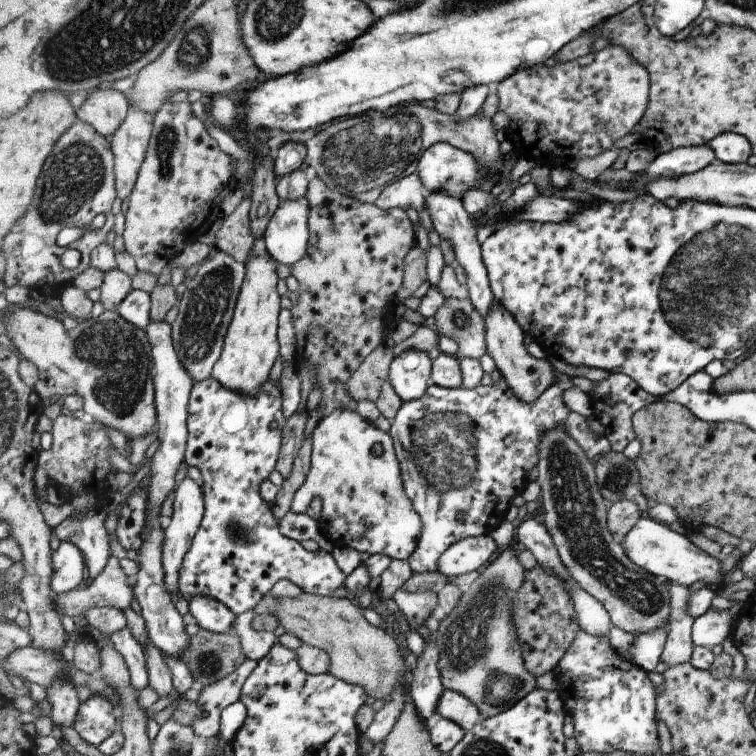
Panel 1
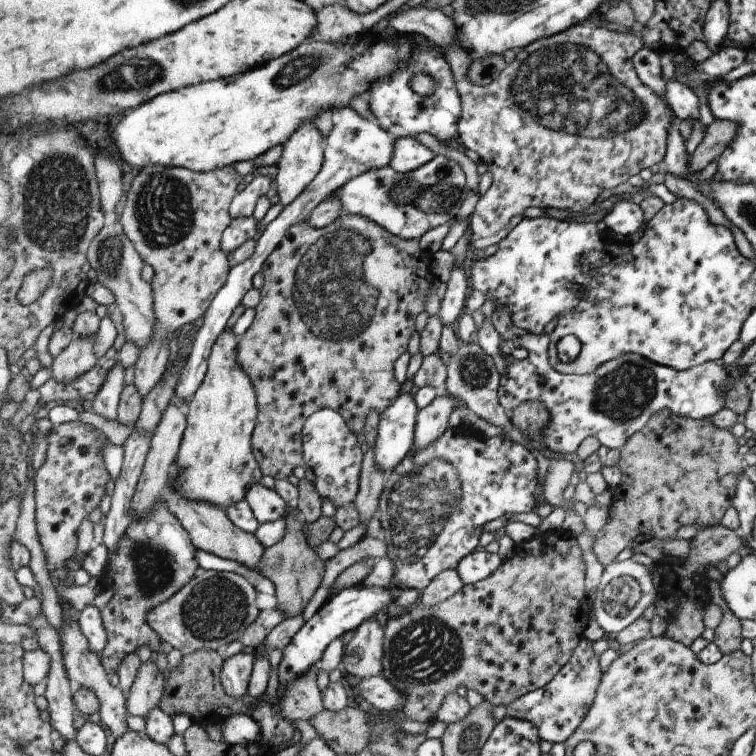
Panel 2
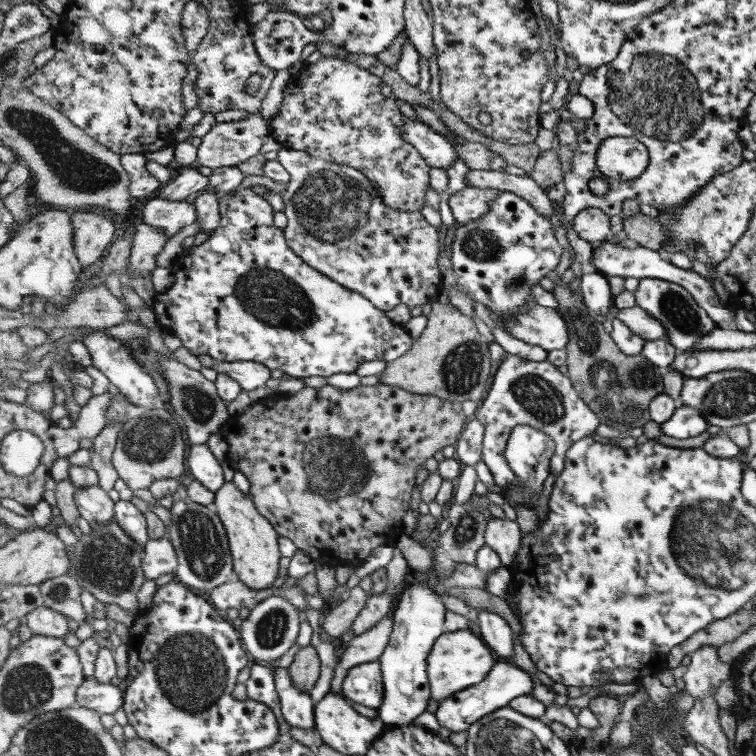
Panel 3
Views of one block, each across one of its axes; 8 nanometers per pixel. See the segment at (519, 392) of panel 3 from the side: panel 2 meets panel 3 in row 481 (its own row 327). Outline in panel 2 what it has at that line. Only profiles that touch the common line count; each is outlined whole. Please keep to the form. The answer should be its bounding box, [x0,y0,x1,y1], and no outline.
[492,310,735,456]

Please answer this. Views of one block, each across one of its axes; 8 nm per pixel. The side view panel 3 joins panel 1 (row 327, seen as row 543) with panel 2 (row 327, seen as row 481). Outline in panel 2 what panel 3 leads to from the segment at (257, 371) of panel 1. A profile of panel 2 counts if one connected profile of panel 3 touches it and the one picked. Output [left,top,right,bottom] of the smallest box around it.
[174,327,262,508]

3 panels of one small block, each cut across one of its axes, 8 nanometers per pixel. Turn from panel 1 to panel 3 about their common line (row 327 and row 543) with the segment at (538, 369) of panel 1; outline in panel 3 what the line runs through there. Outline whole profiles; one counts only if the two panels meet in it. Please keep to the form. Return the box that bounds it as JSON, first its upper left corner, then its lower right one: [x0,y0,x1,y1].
[486,518,523,566]

